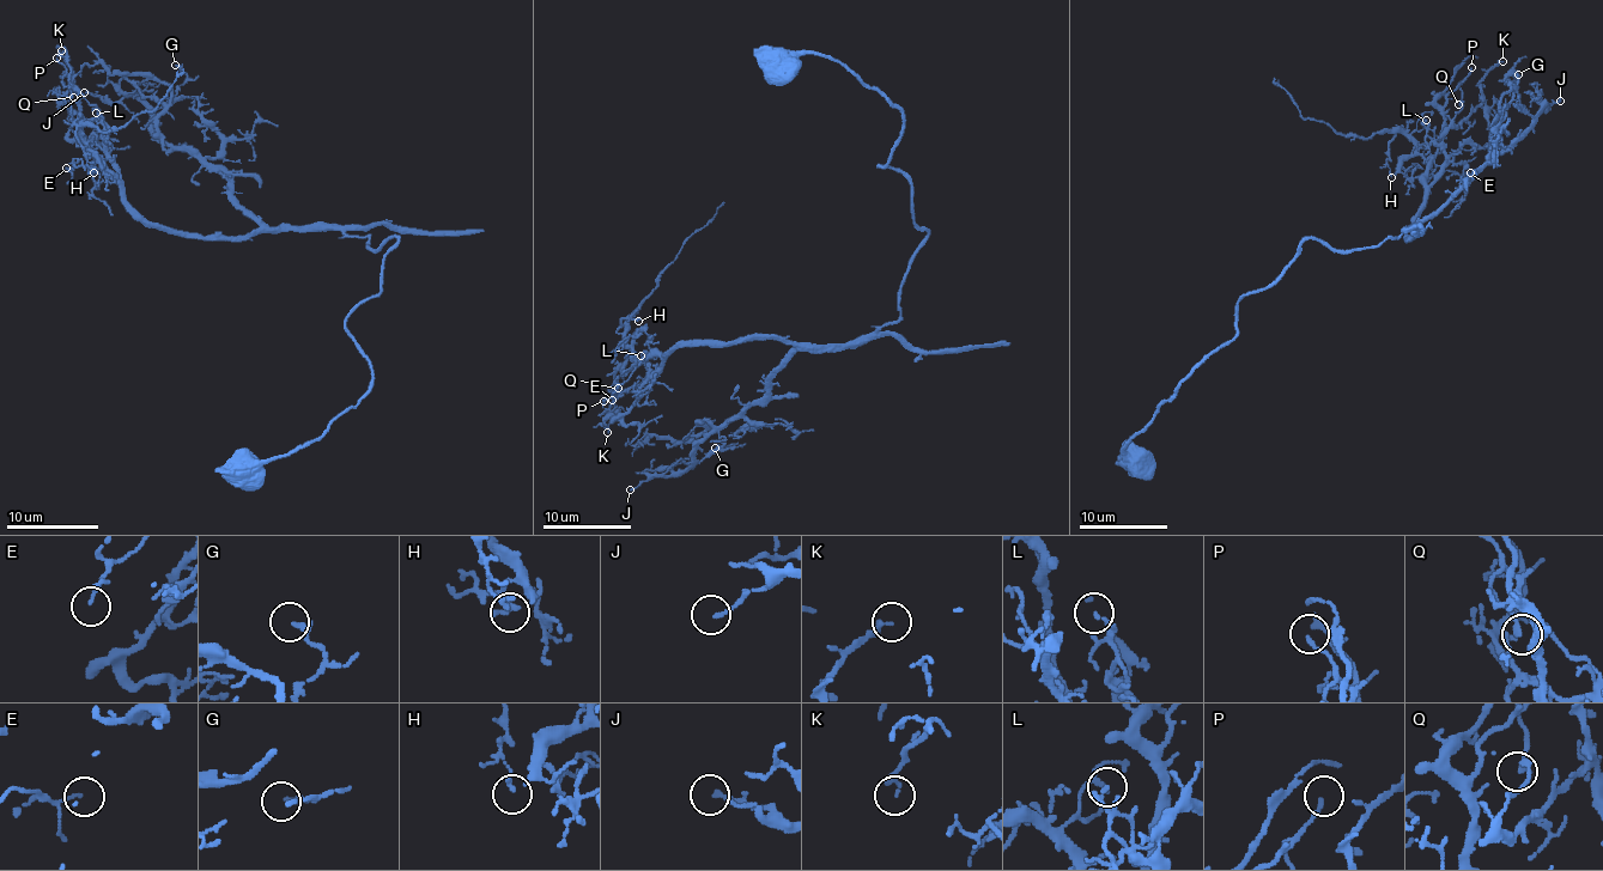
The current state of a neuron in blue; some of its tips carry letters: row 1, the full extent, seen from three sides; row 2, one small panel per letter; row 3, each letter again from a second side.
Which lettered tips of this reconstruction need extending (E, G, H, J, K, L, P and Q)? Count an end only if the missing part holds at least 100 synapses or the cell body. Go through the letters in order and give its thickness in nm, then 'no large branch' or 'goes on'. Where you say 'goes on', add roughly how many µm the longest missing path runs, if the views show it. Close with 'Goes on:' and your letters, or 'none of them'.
E: 100 nm thick; no large branch
G: 200 nm thick; no large branch
H: 160 nm thick; no large branch
J: 150 nm thick; no large branch
K: 160 nm thick; no large branch
L: 140 nm thick; no large branch
P: 140 nm thick; no large branch
Q: 100 nm thick; no large branch
Goes on: none of them

